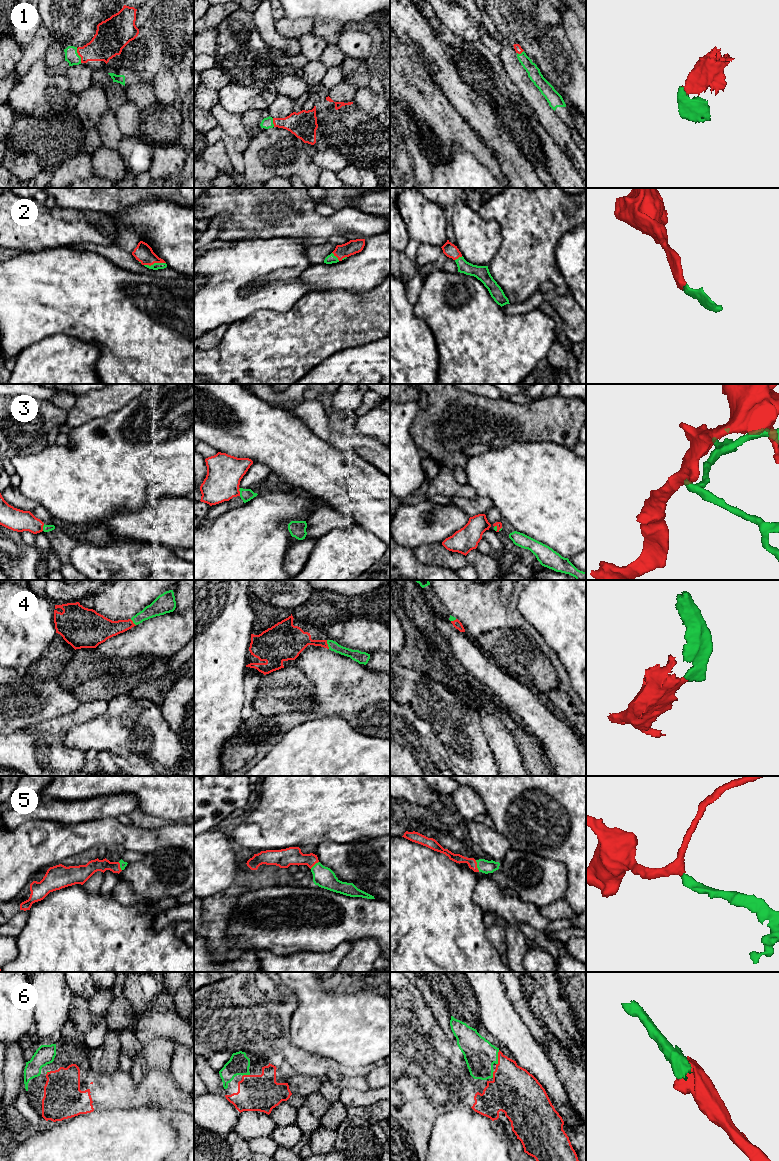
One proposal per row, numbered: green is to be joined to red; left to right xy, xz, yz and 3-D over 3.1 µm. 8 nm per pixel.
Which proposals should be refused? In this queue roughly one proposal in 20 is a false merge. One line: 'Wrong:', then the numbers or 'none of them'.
Wrong: none of them

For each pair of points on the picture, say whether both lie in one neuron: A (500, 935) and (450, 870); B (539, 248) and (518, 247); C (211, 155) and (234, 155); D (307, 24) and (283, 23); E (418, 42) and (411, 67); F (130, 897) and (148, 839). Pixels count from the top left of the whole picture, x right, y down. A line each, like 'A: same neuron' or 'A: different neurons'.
A: different neurons
B: same neuron
C: different neurons
D: same neuron
E: different neurons
F: different neurons

